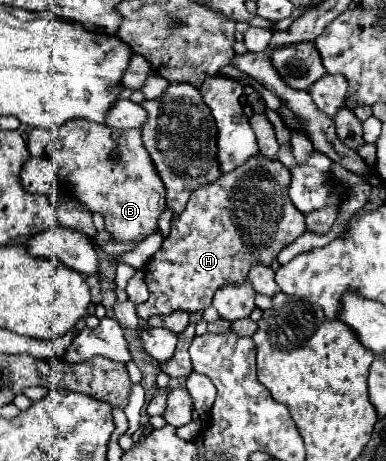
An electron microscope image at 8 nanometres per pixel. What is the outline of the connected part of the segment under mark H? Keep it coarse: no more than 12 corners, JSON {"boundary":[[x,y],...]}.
{"boundary":[[258,153],[196,189],[138,317],[204,311],[304,233]]}

